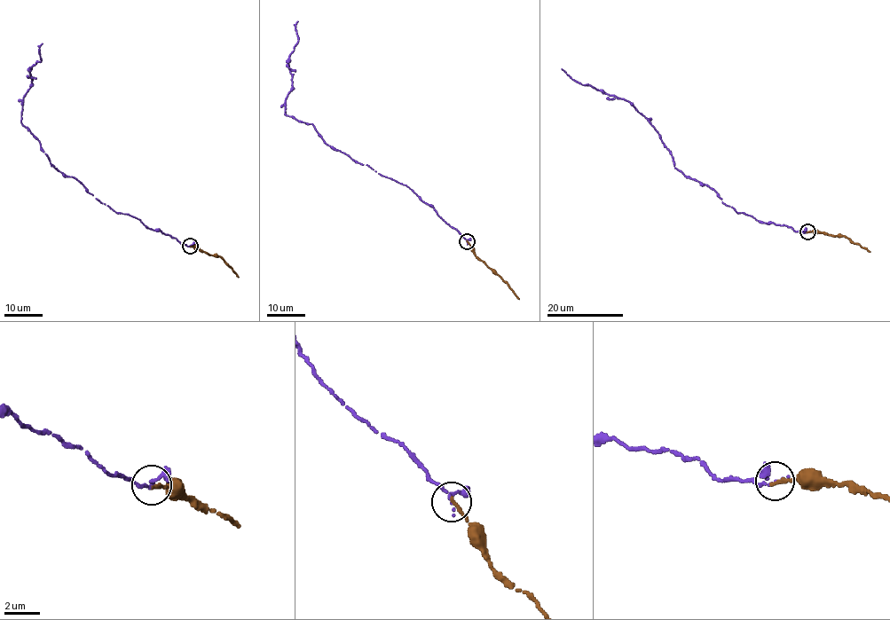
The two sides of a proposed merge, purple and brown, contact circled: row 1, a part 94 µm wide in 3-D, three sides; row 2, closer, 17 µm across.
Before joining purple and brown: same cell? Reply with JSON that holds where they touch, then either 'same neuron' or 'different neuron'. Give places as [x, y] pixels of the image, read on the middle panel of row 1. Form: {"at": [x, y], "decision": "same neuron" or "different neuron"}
{"at": [467, 241], "decision": "same neuron"}

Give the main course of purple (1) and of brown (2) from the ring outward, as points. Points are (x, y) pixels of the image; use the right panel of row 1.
1: (807, 231), (761, 223), (727, 206), (709, 186), (675, 168), (660, 135), (629, 102), (579, 83), (561, 68)
2: (807, 231), (846, 236), (870, 252)

